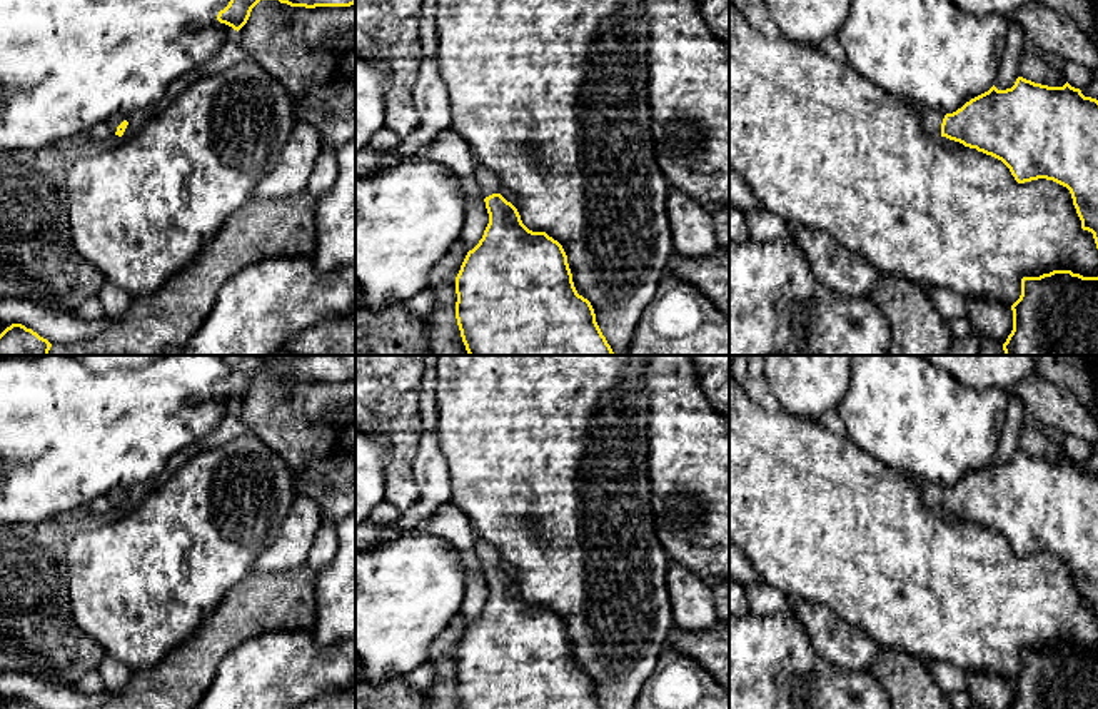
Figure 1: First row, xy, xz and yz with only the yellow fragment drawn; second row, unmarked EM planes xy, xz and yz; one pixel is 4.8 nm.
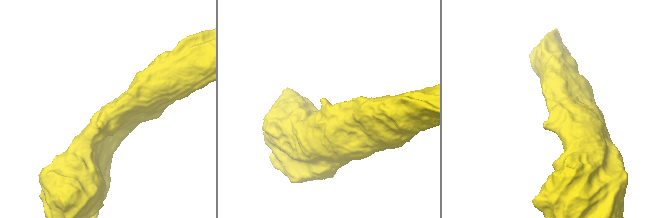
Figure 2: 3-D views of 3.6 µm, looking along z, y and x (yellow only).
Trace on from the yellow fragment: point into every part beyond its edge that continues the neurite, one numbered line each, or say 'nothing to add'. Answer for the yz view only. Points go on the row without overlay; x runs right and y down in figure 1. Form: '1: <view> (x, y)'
1: yz (931, 496)

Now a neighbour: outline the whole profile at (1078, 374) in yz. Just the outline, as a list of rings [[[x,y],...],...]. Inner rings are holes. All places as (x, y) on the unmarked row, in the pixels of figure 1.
[[[1035,355],[1036,374],[1071,390],[1098,420],[1098,355]]]

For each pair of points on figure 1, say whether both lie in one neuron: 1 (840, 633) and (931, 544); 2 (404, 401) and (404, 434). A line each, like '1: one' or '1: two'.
1: two
2: one

